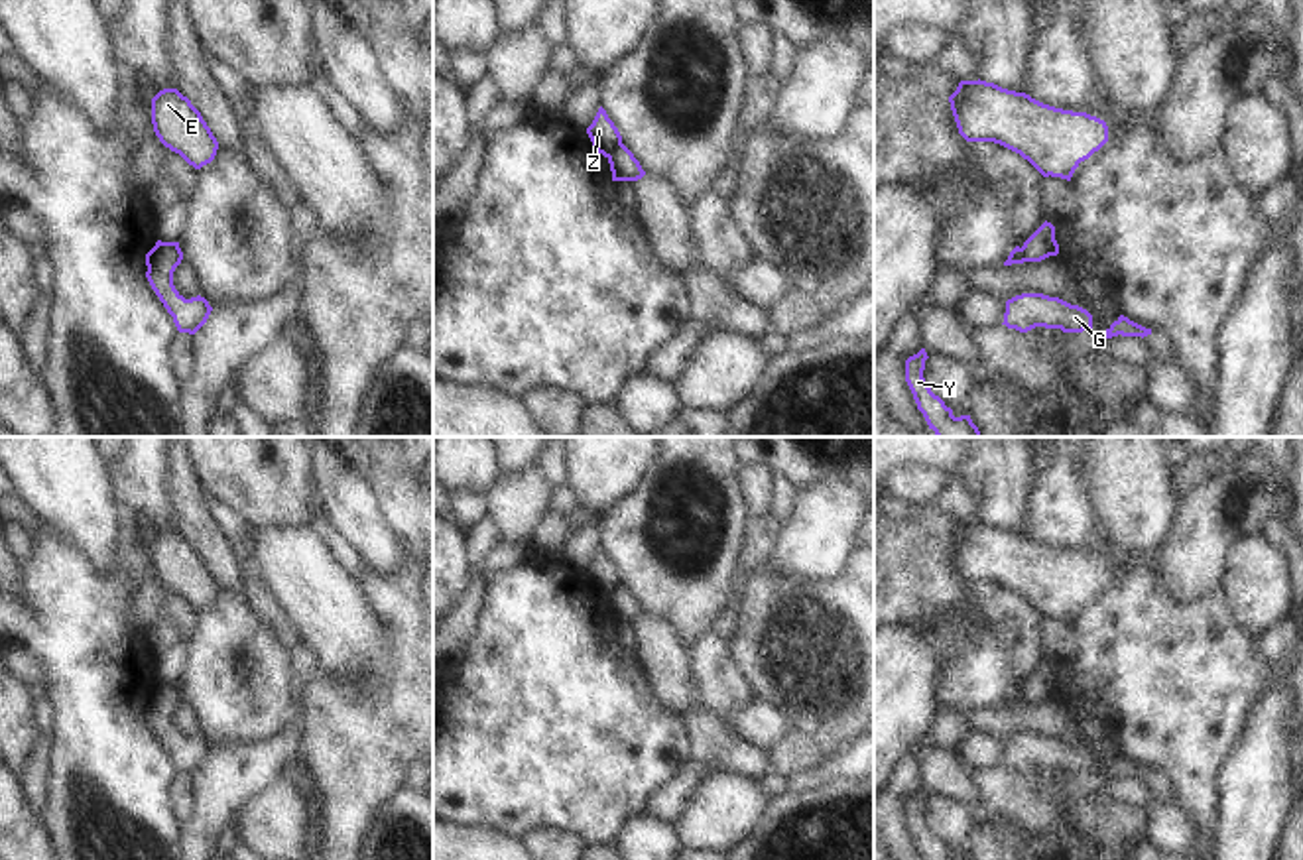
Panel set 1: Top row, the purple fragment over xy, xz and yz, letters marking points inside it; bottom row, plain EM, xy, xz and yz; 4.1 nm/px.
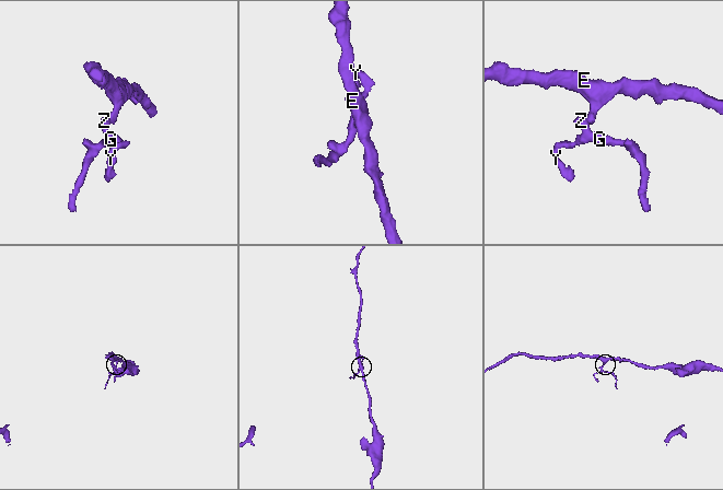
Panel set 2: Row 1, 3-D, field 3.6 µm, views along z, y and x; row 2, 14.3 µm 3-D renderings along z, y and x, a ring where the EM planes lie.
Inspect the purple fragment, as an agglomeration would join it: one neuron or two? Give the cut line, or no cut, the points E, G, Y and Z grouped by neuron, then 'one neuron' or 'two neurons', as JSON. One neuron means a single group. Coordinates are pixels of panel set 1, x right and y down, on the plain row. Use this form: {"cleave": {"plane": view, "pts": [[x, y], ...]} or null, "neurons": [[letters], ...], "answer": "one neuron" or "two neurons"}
{"cleave": {"plane": "xz", "pts": [[620, 583], [609, 599]]}, "neurons": [["E"], ["G", "Y", "Z"]], "answer": "two neurons"}

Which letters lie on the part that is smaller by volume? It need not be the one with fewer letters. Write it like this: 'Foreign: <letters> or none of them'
Foreign: G, Y, Z

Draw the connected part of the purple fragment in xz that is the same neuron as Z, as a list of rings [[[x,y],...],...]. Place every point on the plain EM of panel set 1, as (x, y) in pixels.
[[[600,547],[587,575],[598,594],[610,598],[610,594],[622,584],[622,577],[606,551]]]

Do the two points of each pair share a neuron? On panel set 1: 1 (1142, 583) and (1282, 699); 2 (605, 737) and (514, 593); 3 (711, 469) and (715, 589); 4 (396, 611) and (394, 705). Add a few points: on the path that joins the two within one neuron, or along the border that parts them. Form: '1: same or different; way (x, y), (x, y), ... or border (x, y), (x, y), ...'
1: different; border (1278, 662), (1278, 679), (1246, 729)
2: same; way (569, 701), (544, 675), (544, 628)
3: same; way (713, 498), (713, 532), (721, 540), (715, 559)
4: same; way (410, 634), (410, 681)

